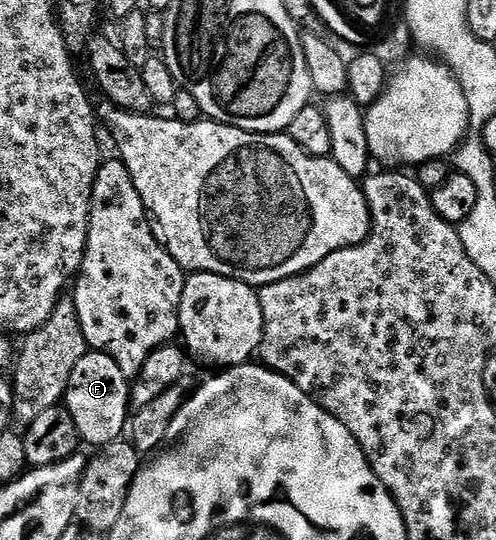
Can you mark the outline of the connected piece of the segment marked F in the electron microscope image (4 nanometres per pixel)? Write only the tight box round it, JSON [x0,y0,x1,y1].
[64,349,132,443]

